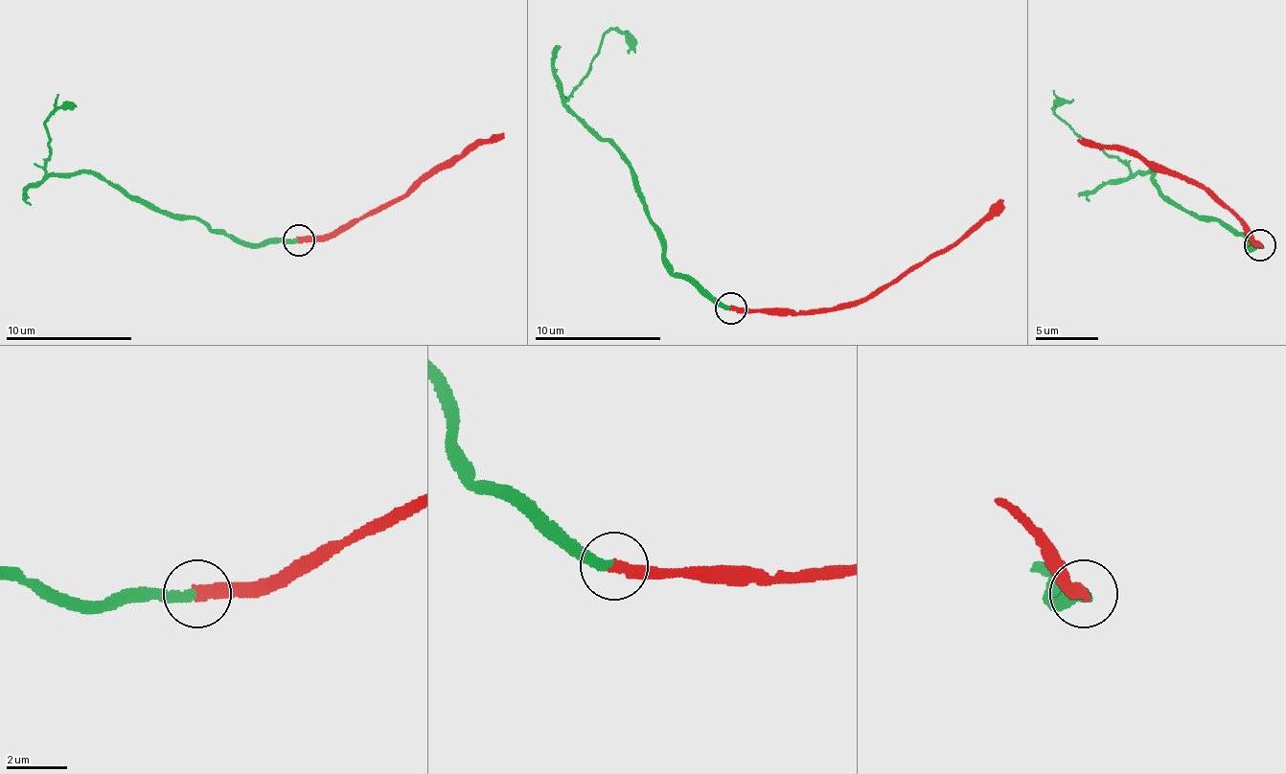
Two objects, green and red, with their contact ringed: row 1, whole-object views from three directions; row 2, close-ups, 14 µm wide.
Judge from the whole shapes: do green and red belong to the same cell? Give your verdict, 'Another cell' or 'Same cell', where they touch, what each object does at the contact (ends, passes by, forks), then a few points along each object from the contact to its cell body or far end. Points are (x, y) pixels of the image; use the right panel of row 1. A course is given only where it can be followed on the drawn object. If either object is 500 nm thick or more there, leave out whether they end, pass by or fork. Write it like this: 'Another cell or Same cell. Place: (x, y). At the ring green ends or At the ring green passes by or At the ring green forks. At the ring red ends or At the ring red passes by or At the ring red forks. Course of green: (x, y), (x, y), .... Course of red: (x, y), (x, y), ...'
Same cell. Place: (1260, 245). At the ring green ends. At the ring red ends. Course of green: (1259, 245), (1249, 248), (1235, 231), (1170, 205), (1154, 172), (1123, 165), (1054, 111), (1060, 102), (1071, 102). Course of red: (1259, 245), (1251, 243), (1242, 221), (1186, 179), (1140, 157), (1082, 139)

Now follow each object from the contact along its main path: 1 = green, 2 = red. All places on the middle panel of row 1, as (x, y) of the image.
1: (730, 307), (679, 278), (637, 179), (570, 108), (569, 93), (602, 38), (613, 29), (634, 54)
2: (730, 307), (767, 310), (855, 307), (952, 250), (1005, 205)

